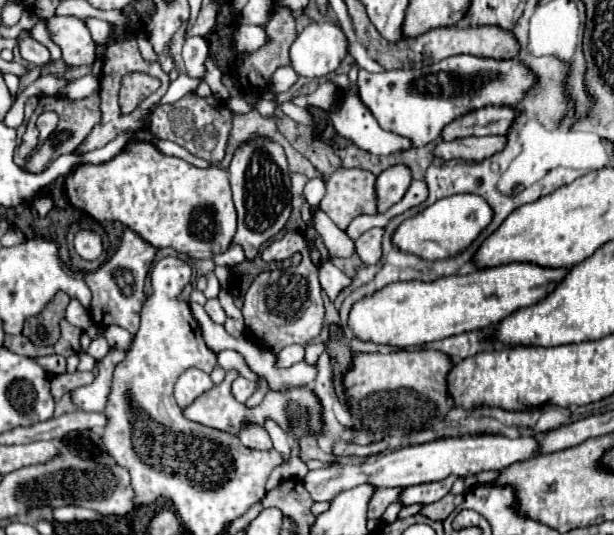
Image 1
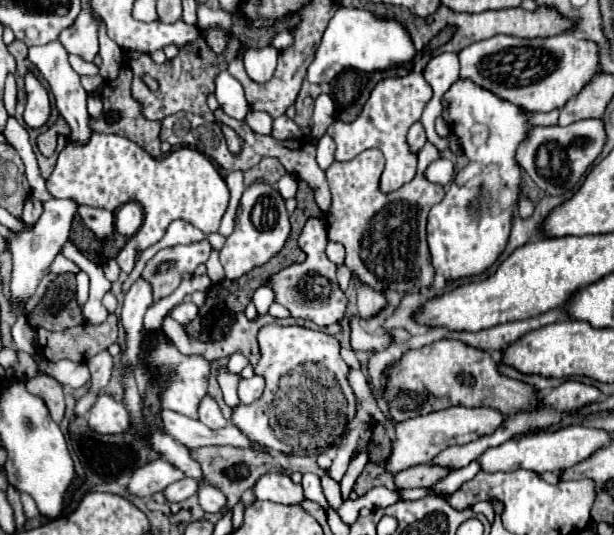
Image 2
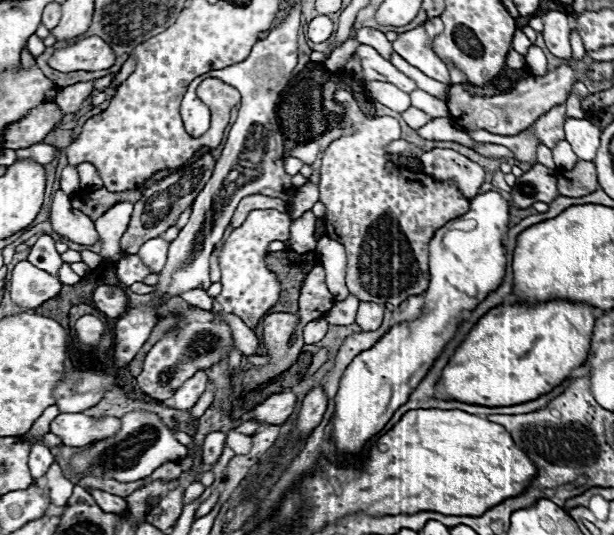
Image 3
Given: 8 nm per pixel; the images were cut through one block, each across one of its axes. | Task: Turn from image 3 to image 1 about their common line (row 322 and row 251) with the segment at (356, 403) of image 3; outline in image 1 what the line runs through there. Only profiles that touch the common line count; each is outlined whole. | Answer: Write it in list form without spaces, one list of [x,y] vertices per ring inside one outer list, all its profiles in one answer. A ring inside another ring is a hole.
[[[458,194],[448,196],[446,200],[438,200],[432,206],[420,210],[416,216],[406,218],[392,234],[392,244],[408,254],[414,254],[418,258],[424,258],[428,262],[434,260],[446,260],[462,252],[466,246],[470,246],[478,234],[490,224],[492,212],[486,200],[474,194]]]

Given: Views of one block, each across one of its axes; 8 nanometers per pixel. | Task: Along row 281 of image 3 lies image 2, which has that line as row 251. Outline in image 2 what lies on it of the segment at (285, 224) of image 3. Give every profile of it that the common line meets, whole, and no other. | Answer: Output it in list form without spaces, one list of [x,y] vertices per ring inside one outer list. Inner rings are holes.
[[[256,182],[248,186],[242,194],[238,212],[236,212],[236,228],[226,238],[224,248],[220,250],[220,262],[224,266],[226,278],[236,280],[252,268],[264,265],[270,256],[274,256],[286,242],[290,234],[288,212],[284,208],[284,200],[278,190],[270,188],[266,182]]]

